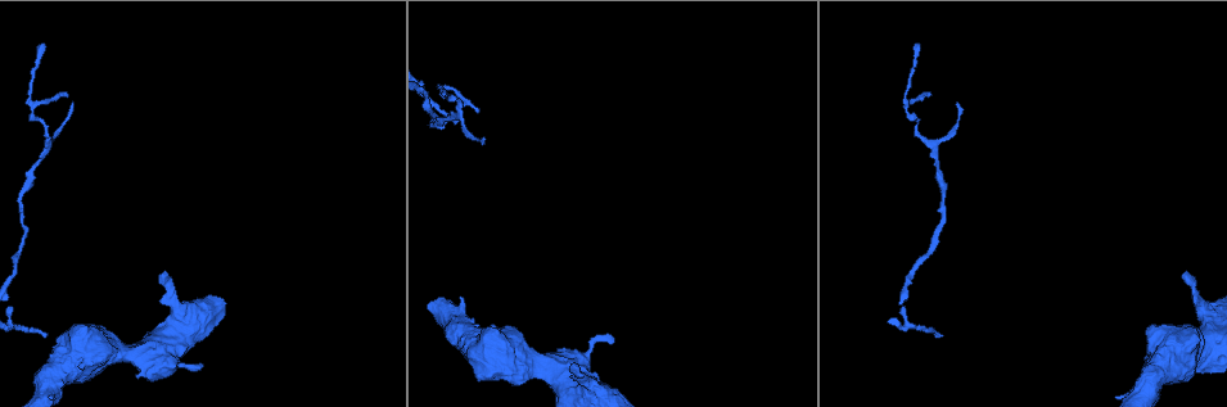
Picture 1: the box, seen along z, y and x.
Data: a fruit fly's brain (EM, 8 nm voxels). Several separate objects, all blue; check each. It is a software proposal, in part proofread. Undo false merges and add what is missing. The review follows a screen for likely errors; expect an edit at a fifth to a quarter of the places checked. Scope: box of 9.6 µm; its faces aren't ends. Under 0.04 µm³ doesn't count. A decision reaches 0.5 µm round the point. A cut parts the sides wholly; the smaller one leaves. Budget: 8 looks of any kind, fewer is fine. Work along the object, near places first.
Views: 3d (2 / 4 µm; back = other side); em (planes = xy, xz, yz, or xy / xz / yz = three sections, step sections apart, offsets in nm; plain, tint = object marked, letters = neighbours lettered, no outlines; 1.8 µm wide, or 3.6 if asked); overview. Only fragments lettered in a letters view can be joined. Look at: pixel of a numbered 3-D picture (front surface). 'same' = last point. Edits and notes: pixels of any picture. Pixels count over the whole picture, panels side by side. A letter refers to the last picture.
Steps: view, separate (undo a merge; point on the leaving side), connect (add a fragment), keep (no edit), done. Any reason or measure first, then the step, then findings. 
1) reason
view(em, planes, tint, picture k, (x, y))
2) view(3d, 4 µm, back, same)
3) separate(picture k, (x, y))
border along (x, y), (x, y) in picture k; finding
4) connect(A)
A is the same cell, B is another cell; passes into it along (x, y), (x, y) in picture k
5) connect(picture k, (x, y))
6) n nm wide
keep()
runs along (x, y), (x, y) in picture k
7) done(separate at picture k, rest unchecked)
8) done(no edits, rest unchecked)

free end
view(em, xz, step 8, letters, picture 1, (611, 341))

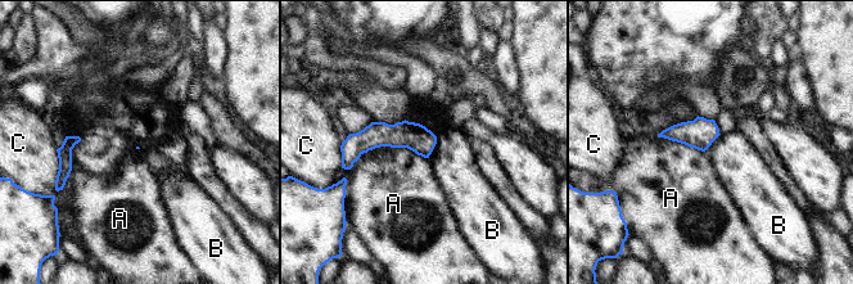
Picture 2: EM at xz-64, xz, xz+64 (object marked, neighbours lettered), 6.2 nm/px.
A touches over 550 nm
keep()
A, B and C are other cells; runs along (433, 139), (371, 136), (347, 150) in picture 2; no lettered fragment goes on from it

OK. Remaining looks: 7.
view(em, planes, letters, picture 1, (1187, 271))

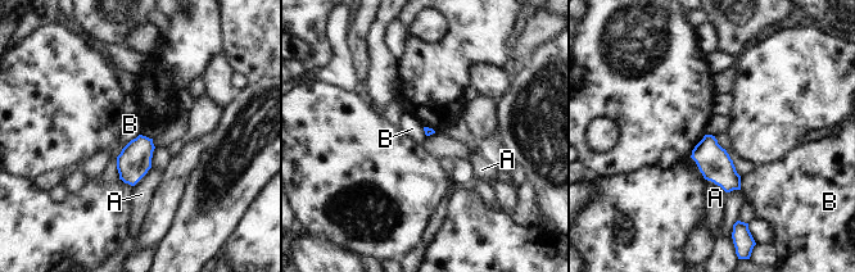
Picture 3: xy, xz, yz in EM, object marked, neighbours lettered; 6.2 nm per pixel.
keep()
A and B are other cells; border along (740, 177), (741, 189) in picture 3; no lettered fragment goes on from it

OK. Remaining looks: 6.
view(3d, 2 µm, back, picture 1, (43, 42))

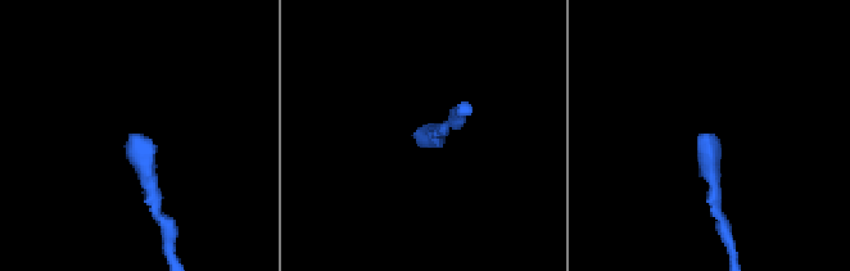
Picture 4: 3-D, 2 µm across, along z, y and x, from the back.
need the tissue
view(em, xz, step 8, tint, picture 4, (421, 145))

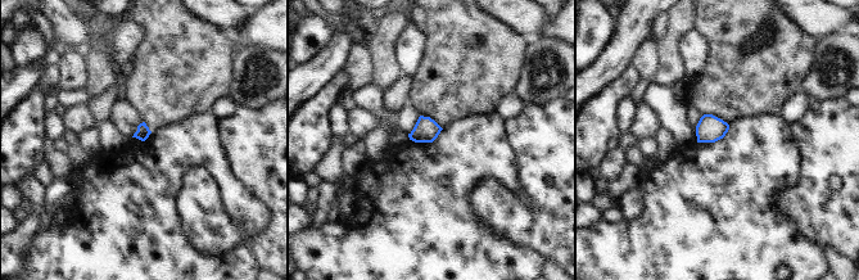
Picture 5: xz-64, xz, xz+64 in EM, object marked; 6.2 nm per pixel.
another direction
view(em, planes, letters, same)

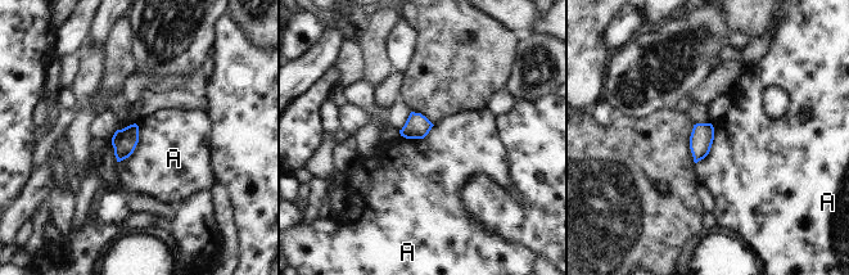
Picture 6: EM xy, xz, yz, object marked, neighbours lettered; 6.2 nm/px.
keep()
A is another cell; border along (136, 124), (138, 144), (117, 162) in picture 6; none of them fits

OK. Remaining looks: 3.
done(no edits, rest unchecked)

